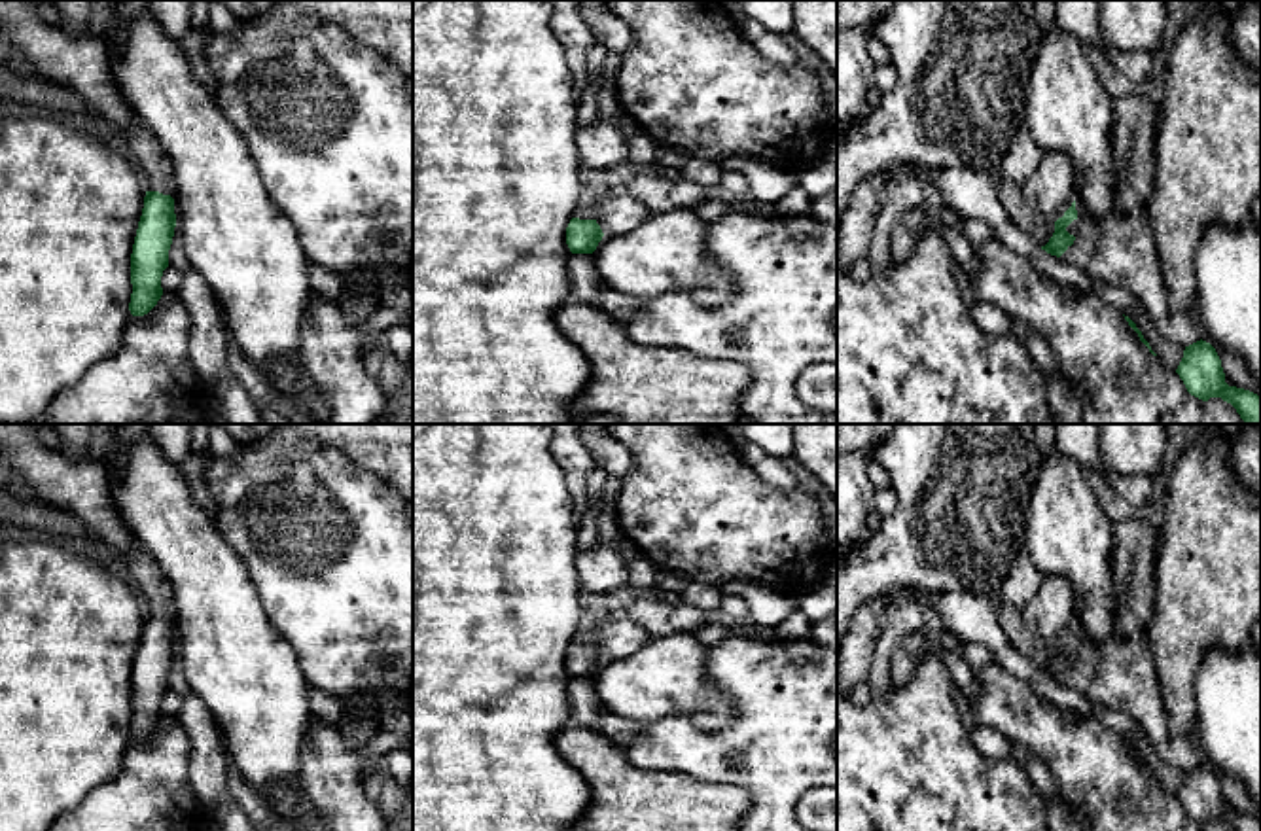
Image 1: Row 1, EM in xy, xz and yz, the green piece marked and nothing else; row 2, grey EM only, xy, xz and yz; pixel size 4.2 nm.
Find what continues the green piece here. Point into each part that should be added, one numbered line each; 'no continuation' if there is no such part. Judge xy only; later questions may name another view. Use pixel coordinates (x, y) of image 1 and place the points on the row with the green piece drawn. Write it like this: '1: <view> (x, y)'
1: xy (152, 161)

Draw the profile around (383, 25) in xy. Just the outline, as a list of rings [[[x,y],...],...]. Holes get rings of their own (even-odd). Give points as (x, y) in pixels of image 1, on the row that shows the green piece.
[[[275,0],[341,27],[413,78],[413,0]]]

